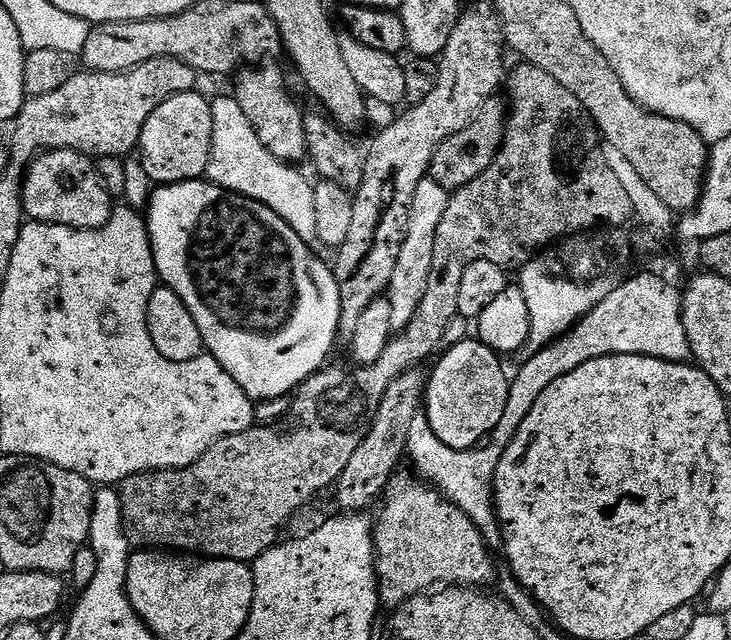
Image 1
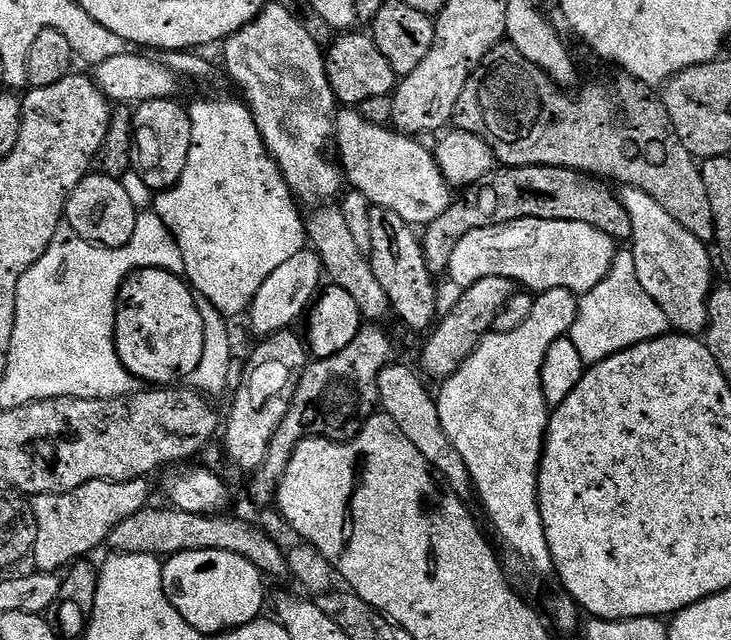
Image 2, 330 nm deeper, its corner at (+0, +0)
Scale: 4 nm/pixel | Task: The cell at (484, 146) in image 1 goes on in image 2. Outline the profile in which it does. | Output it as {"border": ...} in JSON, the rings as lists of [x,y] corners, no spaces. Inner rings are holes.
{"border":[[[501,42],[486,54],[483,64],[466,82],[451,123],[459,131],[485,140],[492,155],[505,168],[573,168],[593,178],[603,178],[608,182],[617,180],[617,185],[650,194],[650,198],[654,198],[654,202],[658,202],[674,222],[682,222],[694,238],[715,241],[714,210],[710,210],[710,194],[706,194],[701,165],[697,157],[682,146],[670,122],[670,114],[666,114],[663,99],[656,97],[655,100],[649,85],[633,80],[627,74],[616,74],[612,84],[588,84],[582,88],[579,89],[580,100],[575,100],[572,94],[559,88],[546,73],[538,70],[534,62],[526,62],[513,44]]]}

